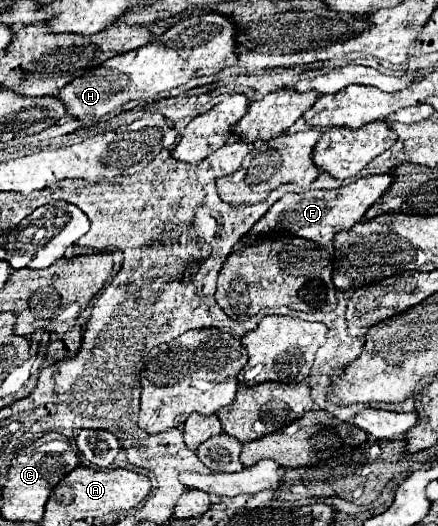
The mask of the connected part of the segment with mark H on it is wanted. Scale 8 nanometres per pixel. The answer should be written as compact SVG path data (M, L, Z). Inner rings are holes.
M185 16L179 24L173 24L165 34L155 36L151 44L137 48L135 52L119 54L83 76L69 82L55 94L65 108L77 120L93 120L121 108L129 100L145 100L159 92L167 92L197 76L211 76L237 62L235 32L231 32L231 20L225 16Z

